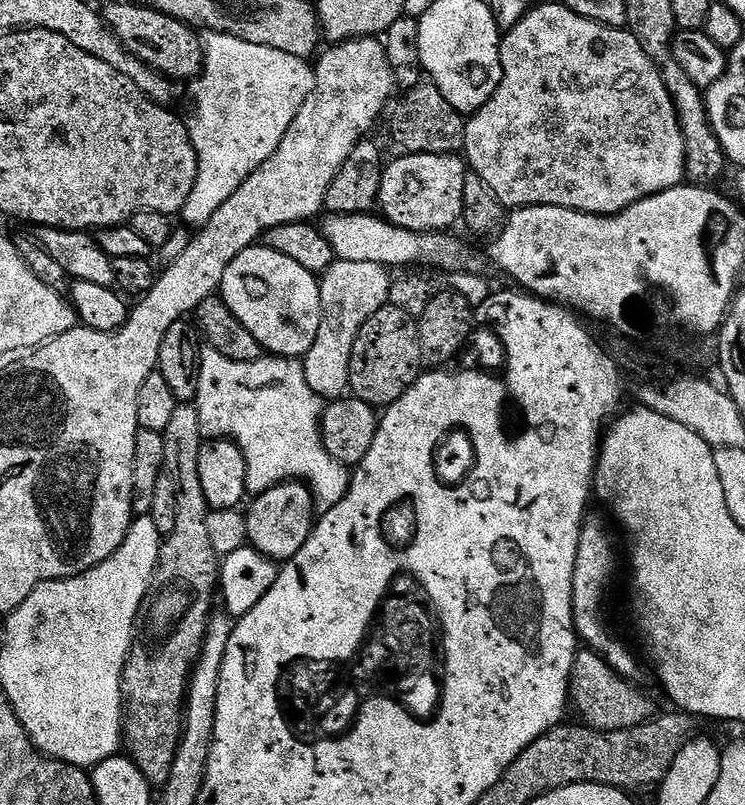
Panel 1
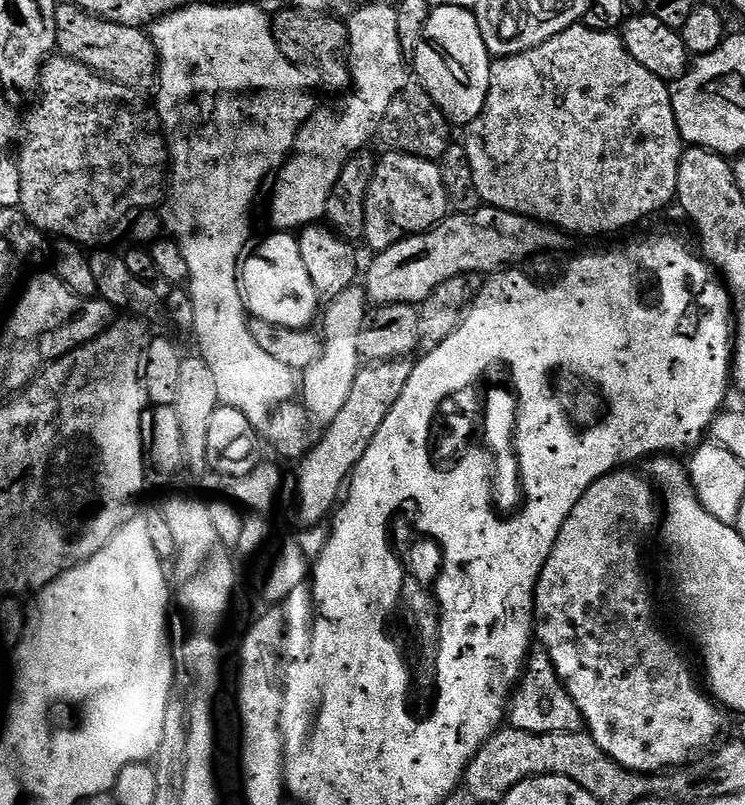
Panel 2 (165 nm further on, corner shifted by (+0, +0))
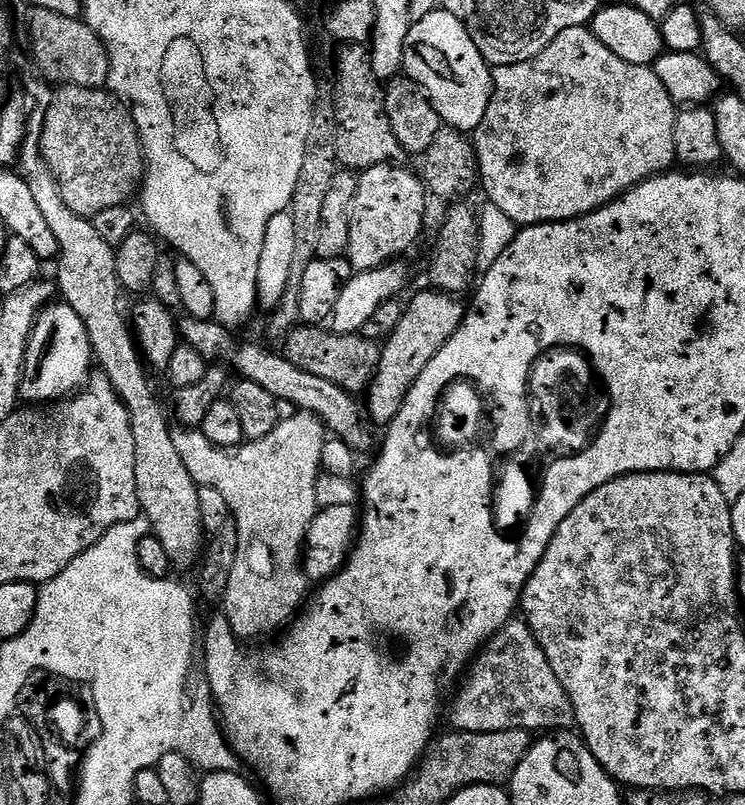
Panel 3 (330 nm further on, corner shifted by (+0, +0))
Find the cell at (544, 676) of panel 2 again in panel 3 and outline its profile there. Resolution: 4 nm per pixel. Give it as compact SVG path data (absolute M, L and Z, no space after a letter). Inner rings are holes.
M521 623L519 627L503 628L475 657L467 673L468 681L452 704L451 727L455 731L490 734L498 730L522 730L529 734L551 734L575 725L570 694L558 682L550 658L546 658L530 626Z

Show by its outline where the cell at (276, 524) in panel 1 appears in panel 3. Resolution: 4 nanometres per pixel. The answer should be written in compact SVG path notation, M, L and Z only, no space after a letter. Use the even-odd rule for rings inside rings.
M427 291L420 292L412 301L407 301L402 322L398 322L394 334L383 341L380 366L376 377L366 389L366 415L373 425L387 426L392 423L398 410L402 410L414 382L418 382L418 374L422 374L422 370L430 366L434 354L438 354L442 346L446 346L446 342L464 320L466 304L461 297L451 296L449 292Z

